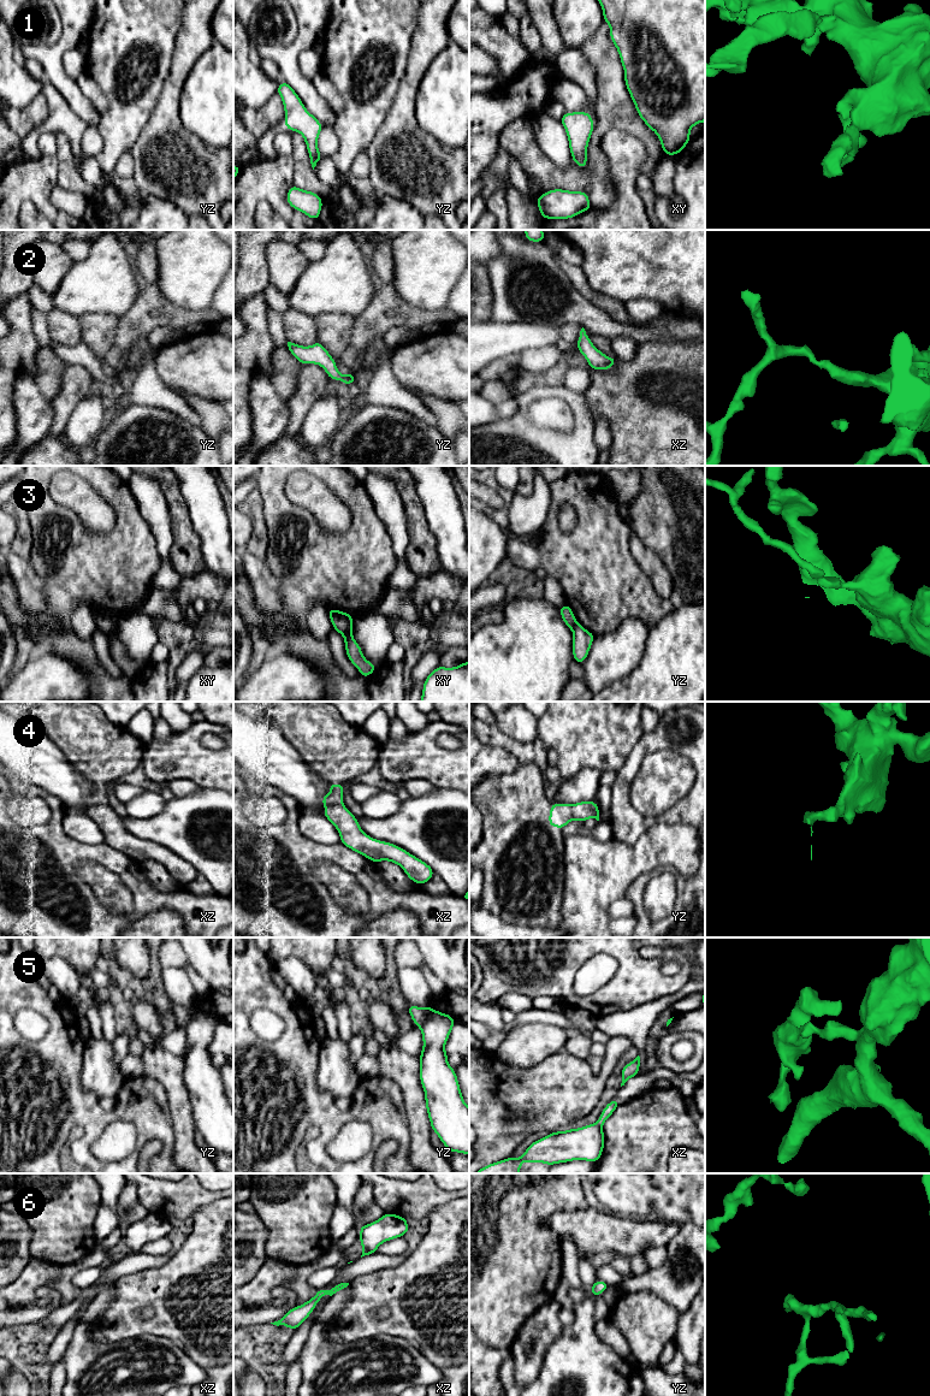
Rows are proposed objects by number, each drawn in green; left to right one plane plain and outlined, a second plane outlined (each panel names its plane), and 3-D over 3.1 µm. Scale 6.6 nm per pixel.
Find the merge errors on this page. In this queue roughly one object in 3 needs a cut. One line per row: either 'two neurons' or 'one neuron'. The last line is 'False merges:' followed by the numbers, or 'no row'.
1: one neuron
2: one neuron
3: two neurons
4: one neuron
5: two neurons
6: one neuron
False merges: 3, 5

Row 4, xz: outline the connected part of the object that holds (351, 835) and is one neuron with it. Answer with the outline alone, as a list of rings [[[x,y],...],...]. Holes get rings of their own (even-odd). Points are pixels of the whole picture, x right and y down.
[[[330,783],[331,792],[321,798],[324,806],[324,816],[336,827],[340,835],[340,844],[345,845],[350,850],[365,856],[369,860],[378,863],[380,860],[389,860],[398,864],[407,876],[417,885],[423,885],[433,877],[433,869],[421,859],[416,858],[404,848],[396,846],[392,842],[384,842],[365,834],[360,827],[357,818],[345,808],[343,804],[342,792],[345,789],[342,783]]]

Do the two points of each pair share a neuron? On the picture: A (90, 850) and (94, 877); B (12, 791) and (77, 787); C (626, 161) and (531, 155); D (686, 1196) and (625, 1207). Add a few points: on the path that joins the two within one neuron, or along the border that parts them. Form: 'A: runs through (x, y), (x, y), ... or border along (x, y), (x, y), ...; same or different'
A: border along (73, 863), (80, 859), (90, 859), (117, 875); different
B: border along (34, 784), (39, 787); different
C: border along (608, 131), (600, 151), (615, 188); different
D: runs through (670, 1196), (640, 1196); same

